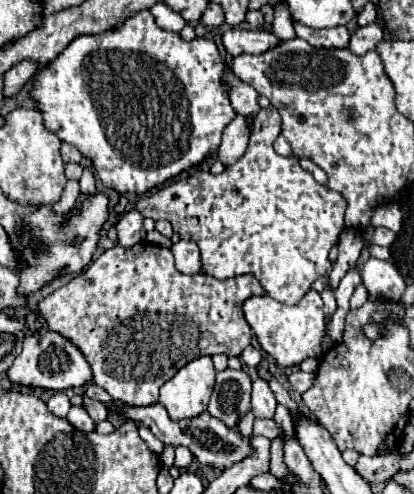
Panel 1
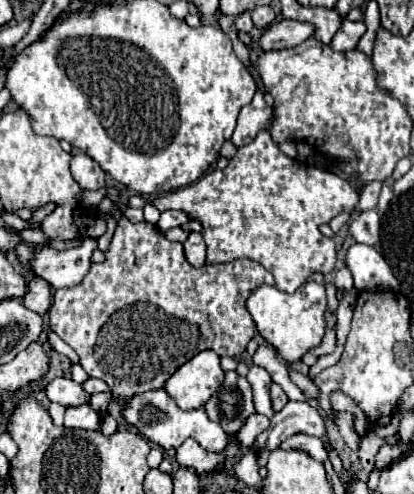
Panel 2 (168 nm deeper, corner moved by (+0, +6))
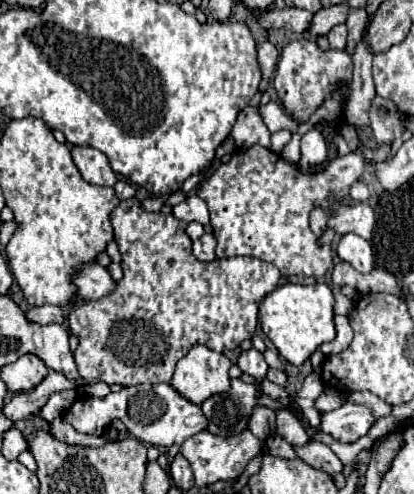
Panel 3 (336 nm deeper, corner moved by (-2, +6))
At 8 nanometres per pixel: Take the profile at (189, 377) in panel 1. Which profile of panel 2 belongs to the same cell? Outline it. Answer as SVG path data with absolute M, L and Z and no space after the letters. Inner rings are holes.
M203 350L185 362L167 382L165 390L181 410L201 408L221 386L225 372L213 350Z

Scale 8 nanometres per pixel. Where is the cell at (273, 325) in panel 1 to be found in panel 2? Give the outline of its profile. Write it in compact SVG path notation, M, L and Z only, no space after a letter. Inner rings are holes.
M307 282L293 294L285 294L275 286L259 286L247 300L247 310L257 324L259 334L277 350L277 354L293 364L303 358L311 348L319 346L325 336L325 286L317 282Z

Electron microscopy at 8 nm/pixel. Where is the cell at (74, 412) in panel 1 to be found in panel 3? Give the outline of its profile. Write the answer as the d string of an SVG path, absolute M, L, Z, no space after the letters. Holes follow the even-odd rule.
M139 384L111 392L105 400L101 398L79 398L65 412L65 420L81 434L101 436L113 418L121 418L129 426L129 434L141 442L171 448L173 444L181 446L187 438L197 432L207 430L207 418L201 412L201 406L187 402L183 396L175 394L171 384Z

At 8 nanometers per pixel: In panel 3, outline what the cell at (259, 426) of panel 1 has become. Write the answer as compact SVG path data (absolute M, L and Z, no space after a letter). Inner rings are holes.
M311 440L311 442L303 444L303 446L295 446L295 452L309 466L313 466L317 470L325 470L327 474L335 474L335 472L343 470L341 460L333 454L333 450L327 444Z

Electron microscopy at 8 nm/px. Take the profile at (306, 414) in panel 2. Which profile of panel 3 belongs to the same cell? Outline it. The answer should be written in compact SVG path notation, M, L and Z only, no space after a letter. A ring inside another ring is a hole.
M345 402L343 406L321 414L319 430L331 434L339 442L357 442L369 432L373 424L375 418L369 408Z

